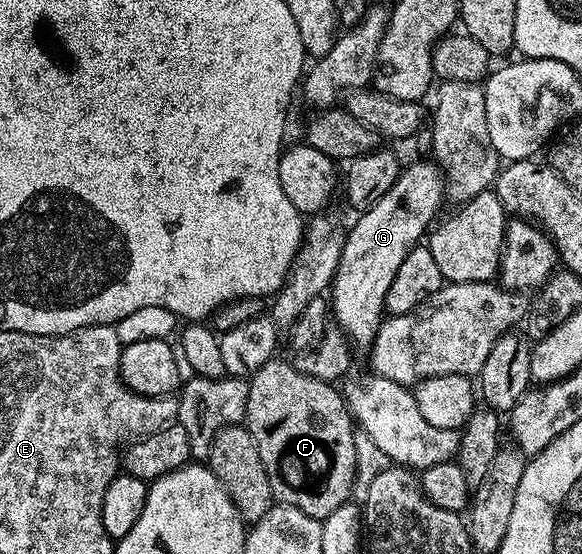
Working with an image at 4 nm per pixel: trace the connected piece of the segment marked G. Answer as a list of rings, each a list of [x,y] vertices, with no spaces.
[[[428,161],[405,164],[394,187],[390,187],[390,191],[386,191],[374,207],[359,214],[352,229],[350,225],[347,230],[342,259],[330,286],[330,313],[335,324],[336,321],[340,324],[337,325],[339,332],[357,350],[371,350],[376,332],[380,330],[380,322],[386,317],[386,291],[390,291],[390,283],[394,283],[394,275],[398,267],[402,267],[402,259],[406,259],[414,246],[421,244],[422,238],[437,220],[436,212],[440,204],[445,204],[444,174],[439,164]]]

